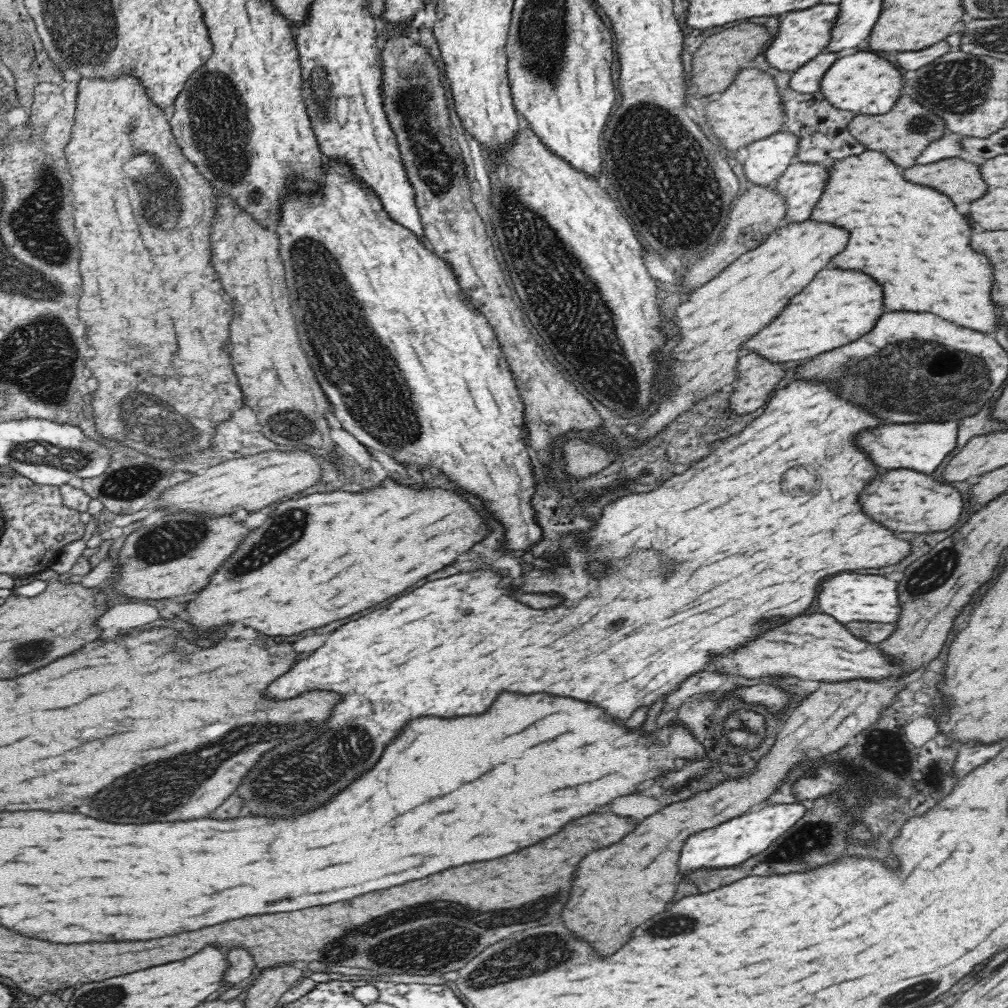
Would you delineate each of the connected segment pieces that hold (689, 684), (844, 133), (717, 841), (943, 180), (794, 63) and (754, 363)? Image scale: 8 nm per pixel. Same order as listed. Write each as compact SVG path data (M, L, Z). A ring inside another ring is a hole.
M698 672L682 682L678 689L674 688L674 692L665 699L663 710L669 712L672 709L678 708L686 698L694 694L715 691L727 678L727 675L718 672Z
M822 91L810 94L782 92L782 105L784 105L782 130L798 137L794 161L830 165L834 160L842 160L842 158L856 156L866 151L866 145L856 140L847 127L857 113L832 106L828 100L824 99Z
M799 801L792 804L768 804L755 813L742 814L724 824L692 834L685 840L679 856L679 875L682 878L698 868L732 868L742 864L744 860L766 850L778 836L804 818L806 811Z
M960 157L945 158L932 164L918 164L904 170L904 178L914 184L928 184L950 196L952 202L964 204L987 194L988 185L980 175L980 165Z
M821 2L814 5L814 8L786 14L780 22L776 38L771 38L768 50L766 50L766 60L770 62L769 65L781 71L795 71L806 62L825 53L828 42L830 42L830 30L838 14L840 14L840 5Z
M742 354L736 364L736 381L731 385L729 412L748 414L764 407L776 384L786 376L782 363L774 363L758 354Z

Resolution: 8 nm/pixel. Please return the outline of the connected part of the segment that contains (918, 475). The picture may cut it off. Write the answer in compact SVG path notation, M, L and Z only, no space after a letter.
M906 468L880 474L874 482L870 482L860 500L864 512L886 528L918 534L944 532L952 528L960 520L964 510L964 498L954 486L944 486L932 476L926 476L922 472L908 472Z

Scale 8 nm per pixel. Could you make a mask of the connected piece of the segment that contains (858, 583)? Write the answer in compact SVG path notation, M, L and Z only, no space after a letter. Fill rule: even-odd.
M840 574L828 578L818 594L818 606L822 612L834 616L838 622L882 622L892 624L900 618L900 600L896 594L896 582L884 576L872 574Z

